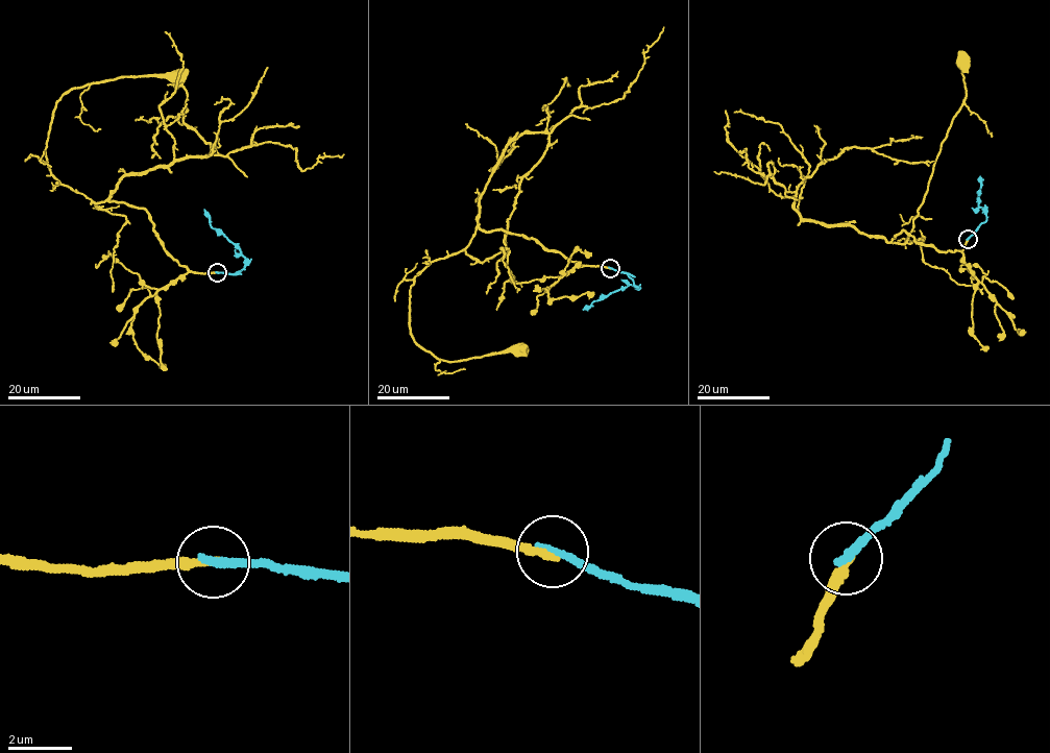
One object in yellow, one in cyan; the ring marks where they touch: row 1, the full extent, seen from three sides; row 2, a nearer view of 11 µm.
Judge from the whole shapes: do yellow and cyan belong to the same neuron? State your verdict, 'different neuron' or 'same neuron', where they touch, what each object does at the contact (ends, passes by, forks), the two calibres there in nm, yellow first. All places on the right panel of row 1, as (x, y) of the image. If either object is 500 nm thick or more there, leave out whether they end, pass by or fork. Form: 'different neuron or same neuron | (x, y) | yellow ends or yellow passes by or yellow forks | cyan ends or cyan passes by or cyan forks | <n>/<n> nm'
different neuron | (968, 239) | yellow ends | cyan ends | 260/280 nm

